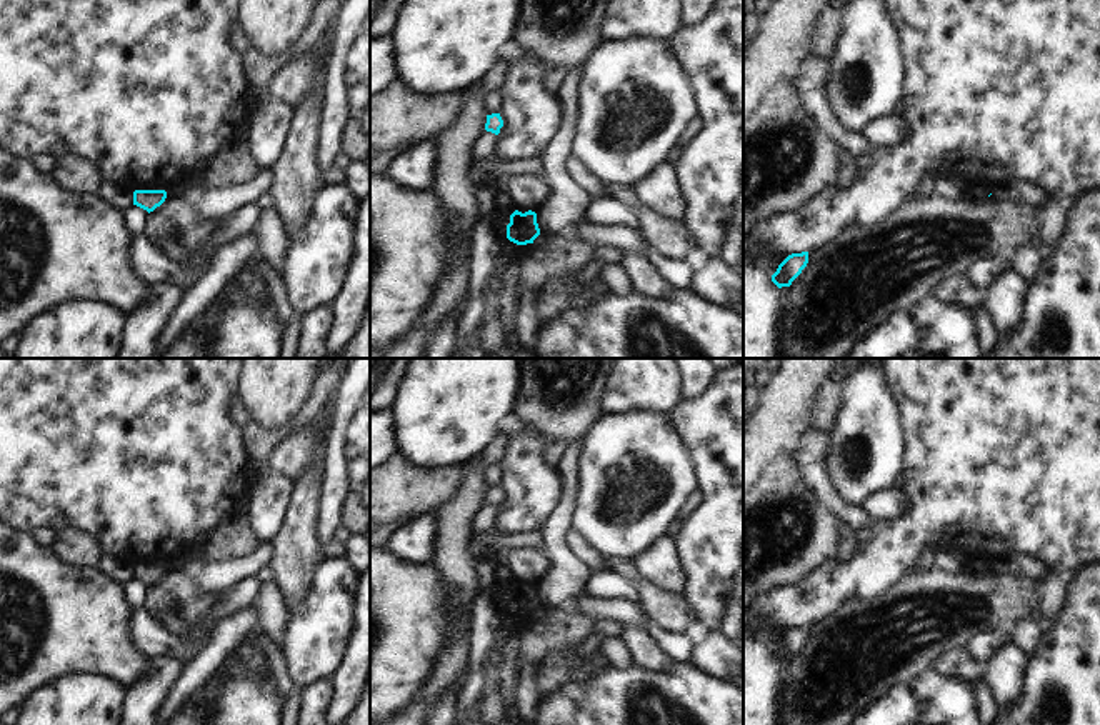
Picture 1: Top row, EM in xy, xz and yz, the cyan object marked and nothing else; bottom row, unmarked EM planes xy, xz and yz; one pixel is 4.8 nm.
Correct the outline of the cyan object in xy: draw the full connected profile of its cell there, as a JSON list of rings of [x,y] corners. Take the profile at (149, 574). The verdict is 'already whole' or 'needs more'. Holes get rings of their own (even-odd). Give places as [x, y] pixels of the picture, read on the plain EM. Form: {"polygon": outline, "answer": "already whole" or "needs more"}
{"polygon": [[[135,563],[133,578],[147,583],[148,587],[160,580],[167,572],[165,563]]], "answer": "already whole"}

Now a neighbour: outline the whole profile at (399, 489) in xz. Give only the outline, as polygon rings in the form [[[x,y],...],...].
[[[392,455],[370,470],[370,523],[388,525],[438,510],[458,492],[465,465],[425,468]]]

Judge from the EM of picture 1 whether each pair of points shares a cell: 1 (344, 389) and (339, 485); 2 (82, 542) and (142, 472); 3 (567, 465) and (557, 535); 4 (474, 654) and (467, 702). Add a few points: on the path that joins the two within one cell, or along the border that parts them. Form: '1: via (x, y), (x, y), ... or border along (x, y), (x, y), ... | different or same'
1: via (342, 412), (335, 432), (335, 462) | same
2: border along (57, 530), (77, 527), (104, 552) | different
3: via (567, 482), (567, 502), (559, 519) | same
4: via (474, 665), (470, 690) | same

